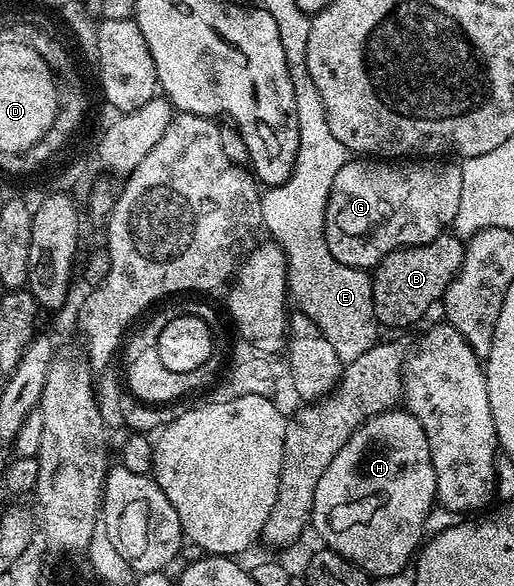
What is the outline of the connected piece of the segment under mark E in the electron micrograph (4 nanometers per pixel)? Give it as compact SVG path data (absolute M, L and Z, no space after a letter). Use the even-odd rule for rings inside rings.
M305 72L296 73L293 77L293 100L297 100L297 128L299 129L299 147L297 148L297 160L293 172L289 176L289 180L285 180L282 186L278 188L267 188L262 191L261 201L263 204L263 221L262 225L267 226L270 237L275 245L281 247L283 255L287 257L287 284L289 294L292 299L299 301L298 309L310 317L321 328L321 332L329 340L329 344L333 344L333 348L337 352L340 363L346 364L357 360L357 356L361 356L361 352L365 352L369 348L373 348L376 342L381 338L381 327L375 321L375 309L373 308L373 296L371 295L371 274L366 269L358 266L346 266L341 264L333 256L333 252L329 252L329 244L325 240L325 216L327 215L327 201L329 200L329 192L333 188L333 180L337 180L337 172L341 172L341 168L345 168L345 164L349 161L349 152L345 148L345 144L341 144L341 140L337 140L337 136L333 136L333 132L329 129L329 120L325 116L325 104L321 104L321 95L317 93L317 87L313 85L313 80Z

